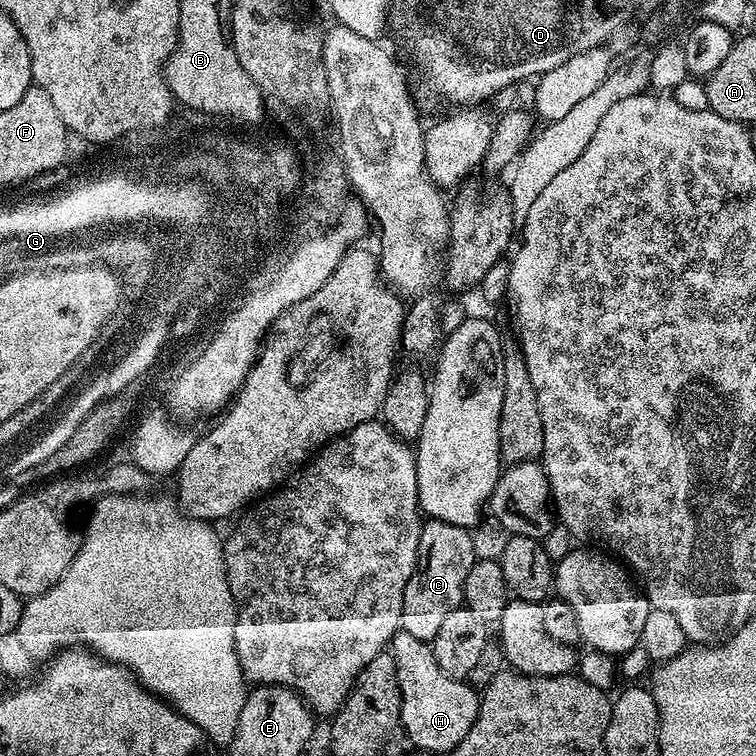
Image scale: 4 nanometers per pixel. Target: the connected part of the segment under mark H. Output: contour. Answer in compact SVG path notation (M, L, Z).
M403 630L396 632L390 651L394 666L398 666L398 690L402 702L402 726L407 743L424 752L444 752L451 754L470 734L474 718L478 718L480 696L477 689L463 680L450 678L434 658L434 650L429 641L414 638Z

